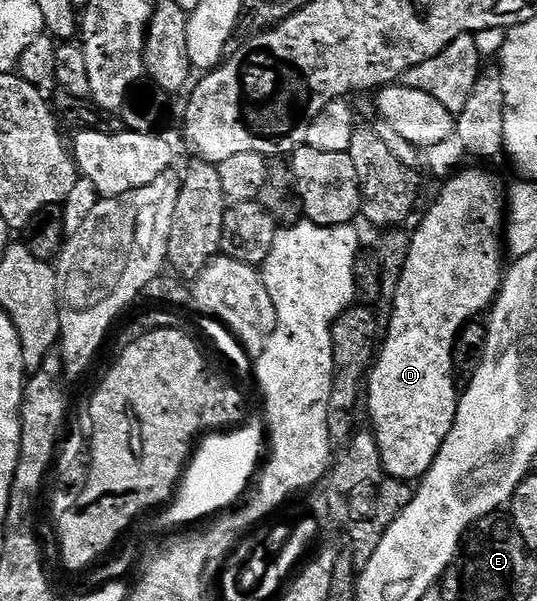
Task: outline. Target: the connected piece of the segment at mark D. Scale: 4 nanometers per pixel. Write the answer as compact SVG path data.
M465 170L454 173L452 176L444 179L445 187L437 194L437 199L429 206L429 211L421 218L421 223L417 226L417 231L412 231L409 239L409 251L407 252L407 260L405 267L401 273L401 278L395 283L397 290L393 294L393 315L389 318L389 331L384 331L383 342L385 338L385 347L380 347L379 353L376 355L375 361L372 363L371 369L367 374L367 386L369 382L369 418L373 435L377 437L377 454L381 457L383 468L391 476L395 476L400 482L410 484L416 483L425 477L425 474L431 468L431 464L435 460L435 456L439 452L439 448L445 443L445 437L451 432L453 421L457 415L457 404L459 401L459 390L455 385L453 377L453 345L459 337L461 331L466 325L474 321L478 317L477 313L488 311L493 303L497 301L497 292L501 288L503 281L503 265L501 266L501 254L503 258L503 246L499 241L499 234L493 231L493 205L497 201L502 201L503 186L497 183L497 178L493 174L488 174L485 170Z

